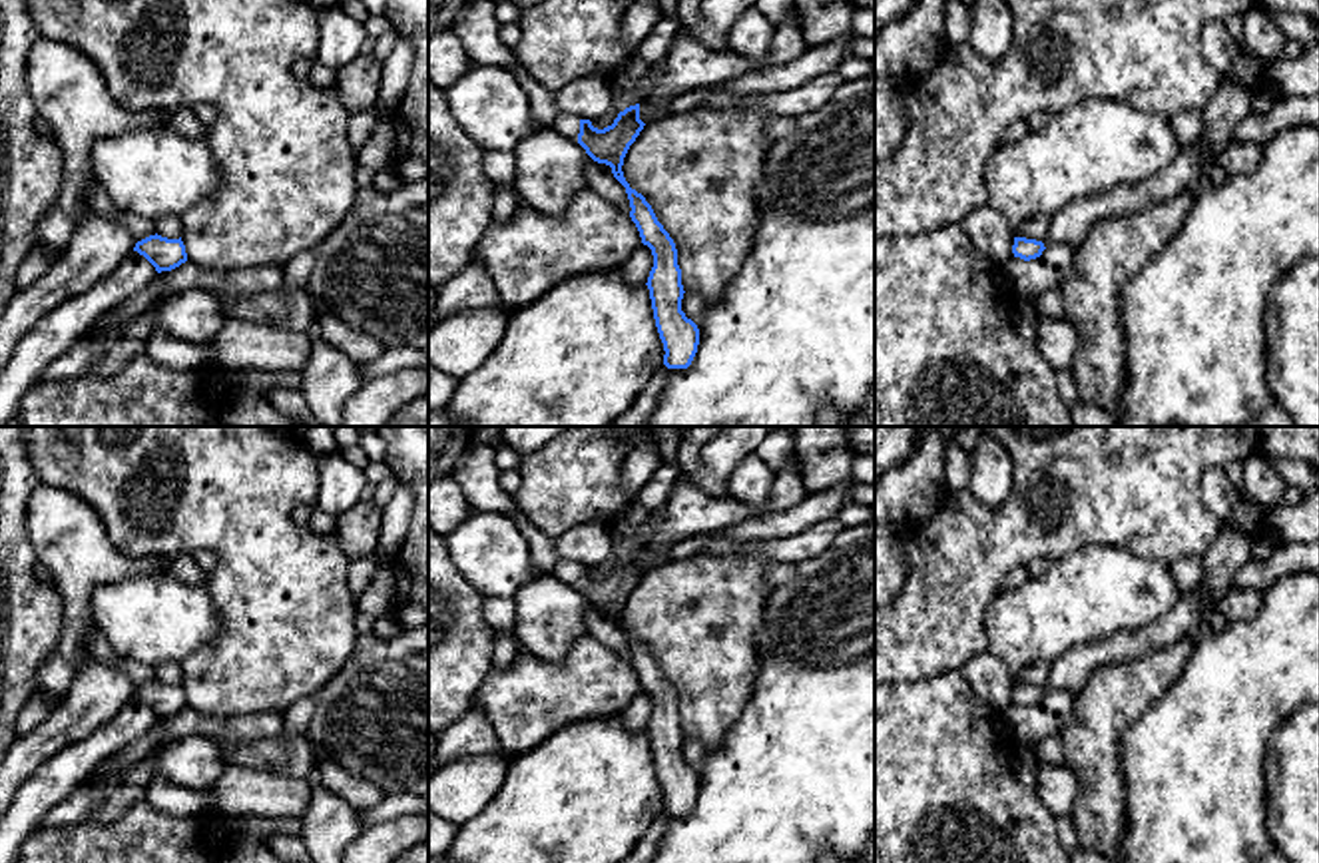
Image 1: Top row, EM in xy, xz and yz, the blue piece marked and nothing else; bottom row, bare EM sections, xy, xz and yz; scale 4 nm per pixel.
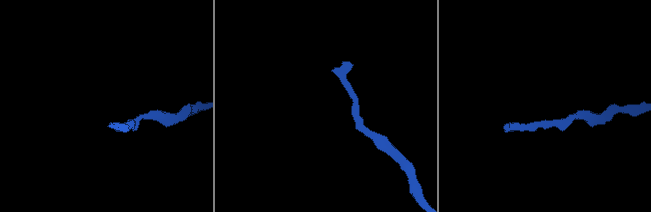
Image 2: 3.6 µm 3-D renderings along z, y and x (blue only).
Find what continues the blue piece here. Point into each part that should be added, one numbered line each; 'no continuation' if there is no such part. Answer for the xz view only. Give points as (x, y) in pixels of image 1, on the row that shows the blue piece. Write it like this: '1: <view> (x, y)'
1: xz (566, 124)

